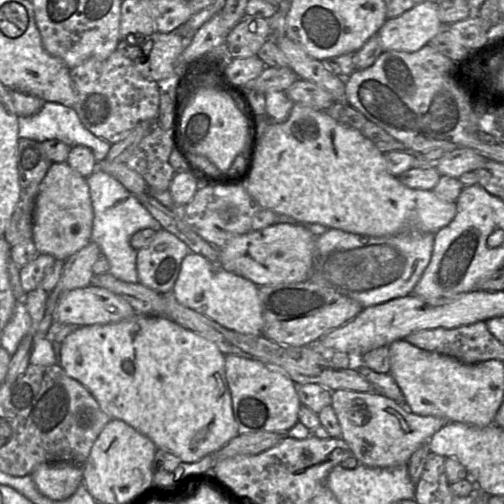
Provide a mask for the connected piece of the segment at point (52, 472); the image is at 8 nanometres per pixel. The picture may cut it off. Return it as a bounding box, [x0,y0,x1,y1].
[30,462,83,501]

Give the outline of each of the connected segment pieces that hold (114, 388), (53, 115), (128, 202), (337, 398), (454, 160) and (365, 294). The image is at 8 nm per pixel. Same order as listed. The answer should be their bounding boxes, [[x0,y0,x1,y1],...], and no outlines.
[[60,314,238,463],[18,102,113,162],[87,170,163,283],[332,390,449,467],[436,148,487,178],[310,228,433,308]]

